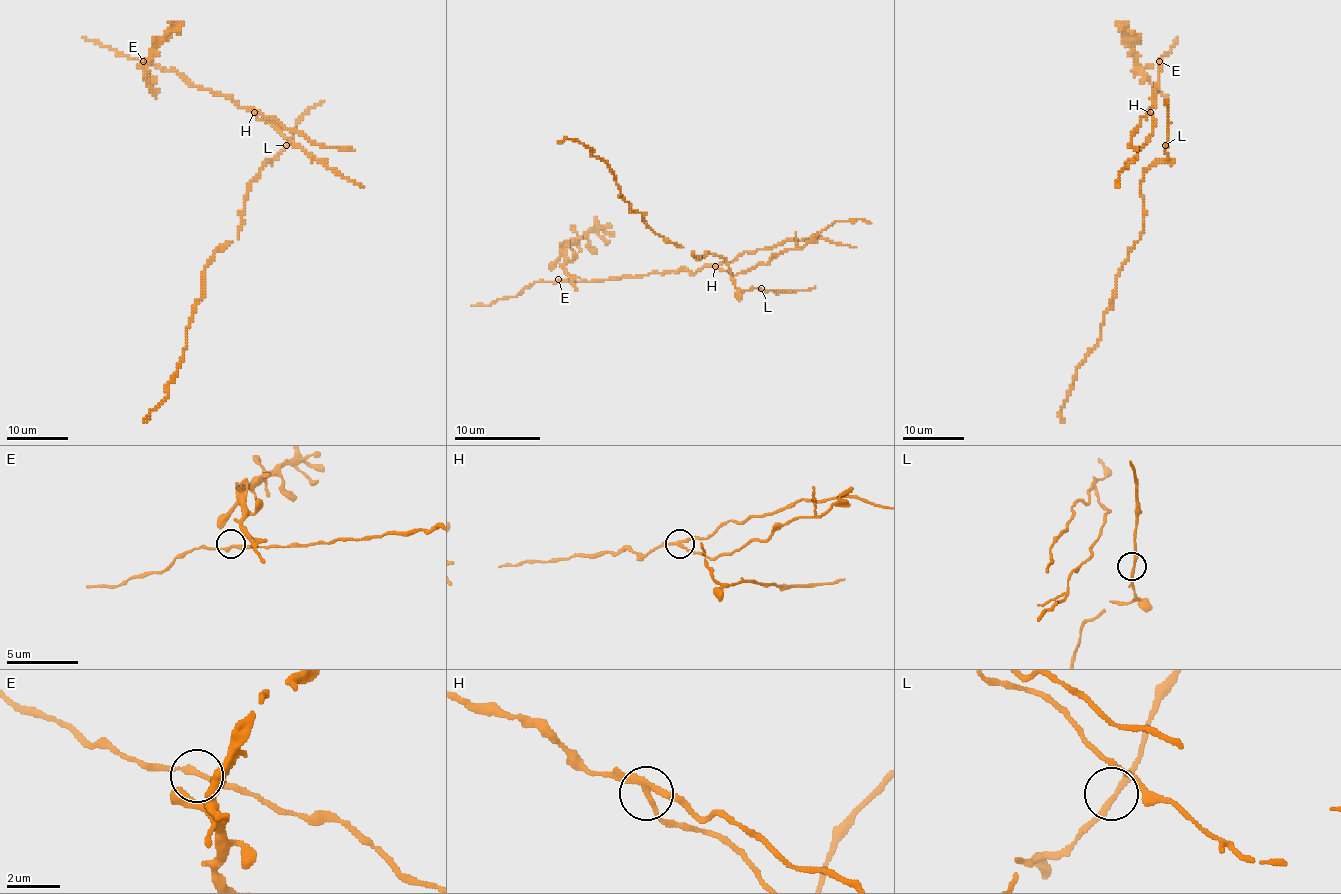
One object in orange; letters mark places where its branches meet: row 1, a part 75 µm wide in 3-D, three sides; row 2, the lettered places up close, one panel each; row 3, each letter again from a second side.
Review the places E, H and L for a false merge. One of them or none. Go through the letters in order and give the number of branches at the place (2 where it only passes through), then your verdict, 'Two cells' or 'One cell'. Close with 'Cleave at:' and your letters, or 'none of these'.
E: Branches: 3. One cell
H: Branches: 3. Two cells
L: Branches: 2. One cell
Cleave at: H

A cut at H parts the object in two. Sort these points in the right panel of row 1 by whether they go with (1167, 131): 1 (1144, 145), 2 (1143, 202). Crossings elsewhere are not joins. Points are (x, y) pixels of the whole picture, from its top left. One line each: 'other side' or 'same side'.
1: other side
2: same side

